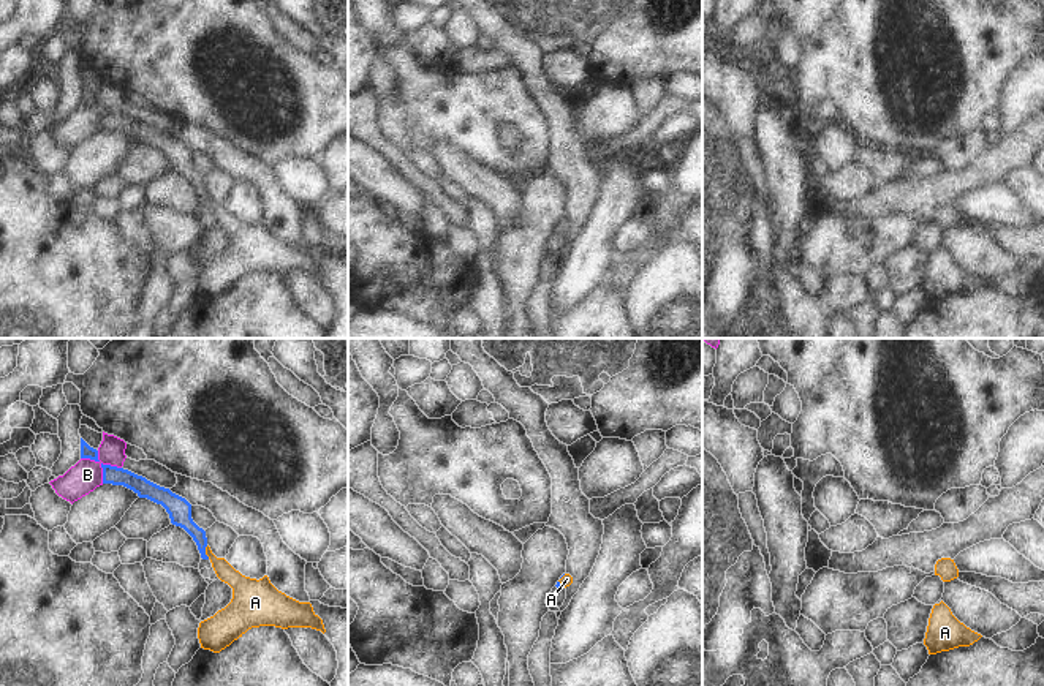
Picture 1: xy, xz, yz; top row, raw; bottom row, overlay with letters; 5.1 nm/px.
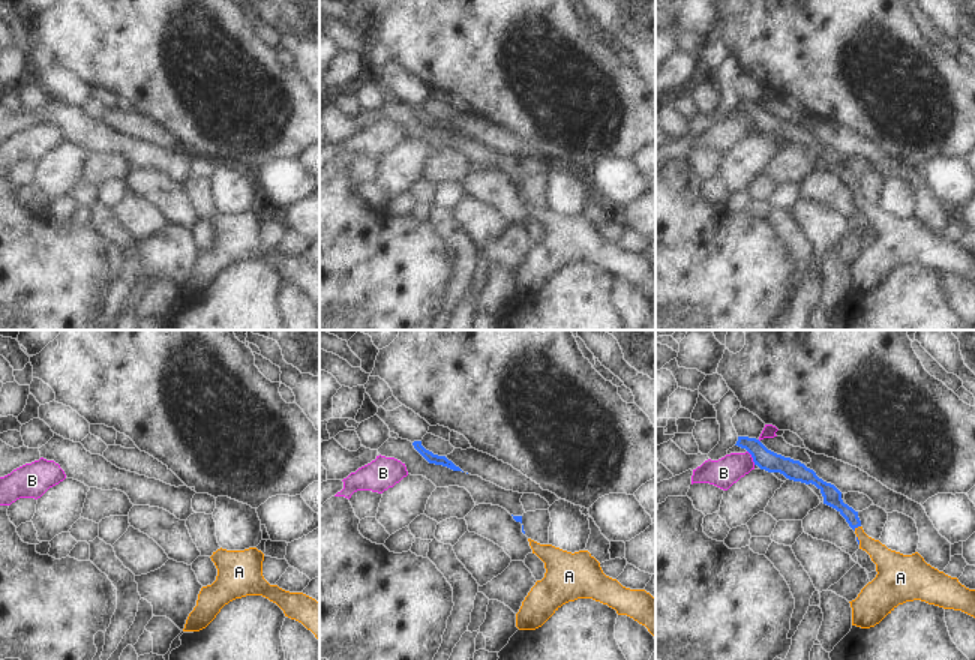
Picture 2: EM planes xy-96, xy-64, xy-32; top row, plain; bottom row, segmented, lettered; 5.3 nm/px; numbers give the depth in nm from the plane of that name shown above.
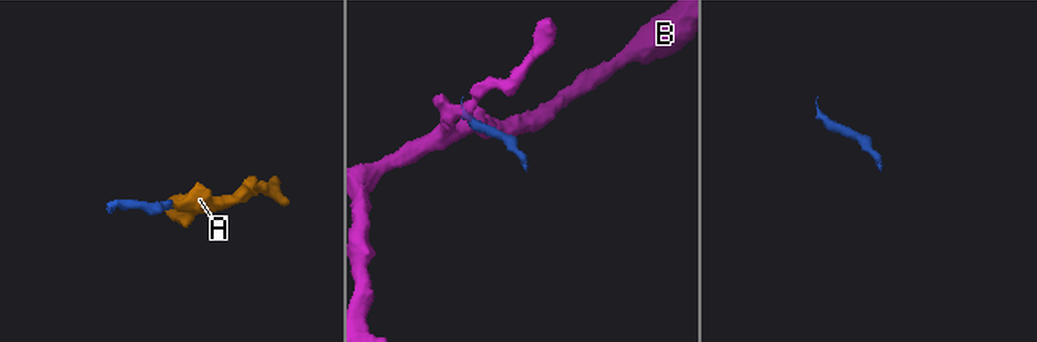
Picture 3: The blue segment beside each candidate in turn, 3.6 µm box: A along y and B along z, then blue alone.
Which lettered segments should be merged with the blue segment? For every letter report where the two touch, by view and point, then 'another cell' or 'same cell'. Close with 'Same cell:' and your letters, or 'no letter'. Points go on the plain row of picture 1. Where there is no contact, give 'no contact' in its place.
A: contact xy (204, 198); same cell
B: contact xy (102, 109); another cell
Same cell: A

